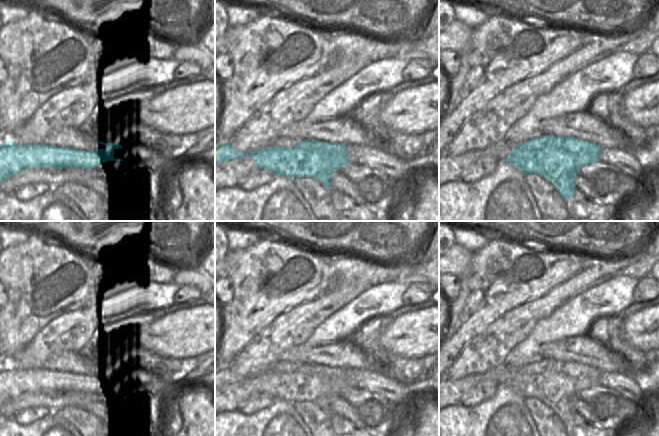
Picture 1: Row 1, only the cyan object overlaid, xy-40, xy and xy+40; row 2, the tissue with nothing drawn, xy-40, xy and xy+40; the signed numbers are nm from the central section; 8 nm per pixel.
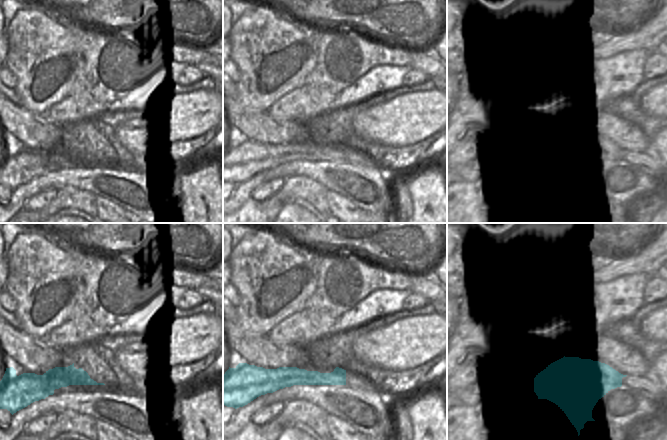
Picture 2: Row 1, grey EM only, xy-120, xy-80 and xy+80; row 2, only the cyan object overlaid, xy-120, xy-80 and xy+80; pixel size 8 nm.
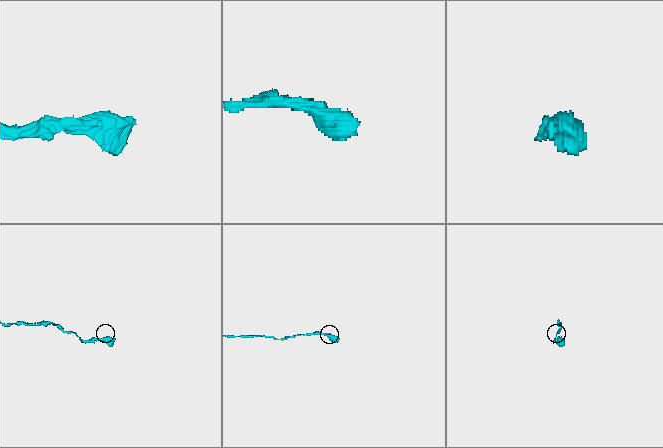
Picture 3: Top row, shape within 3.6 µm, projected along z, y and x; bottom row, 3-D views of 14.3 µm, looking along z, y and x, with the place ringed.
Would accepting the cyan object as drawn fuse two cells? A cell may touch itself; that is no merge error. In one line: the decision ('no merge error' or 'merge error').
merge error

